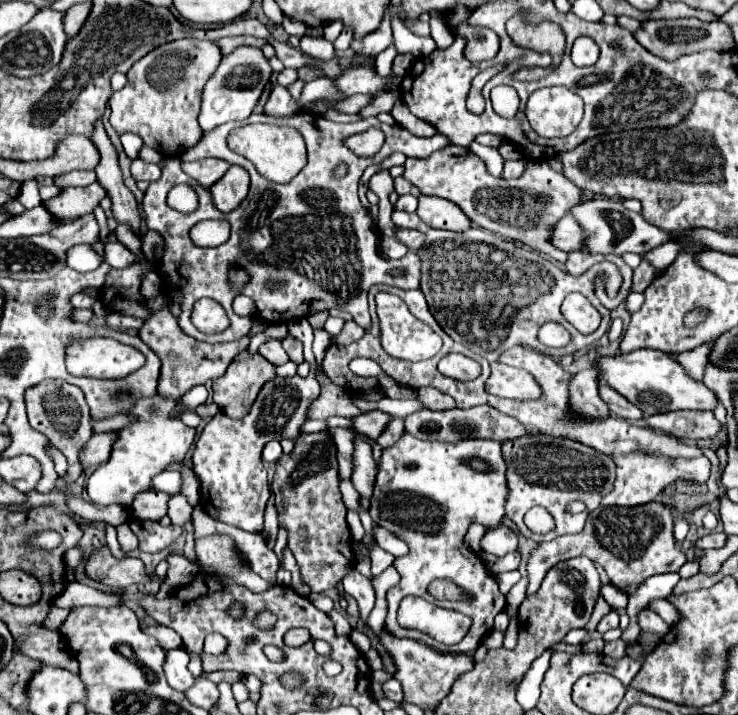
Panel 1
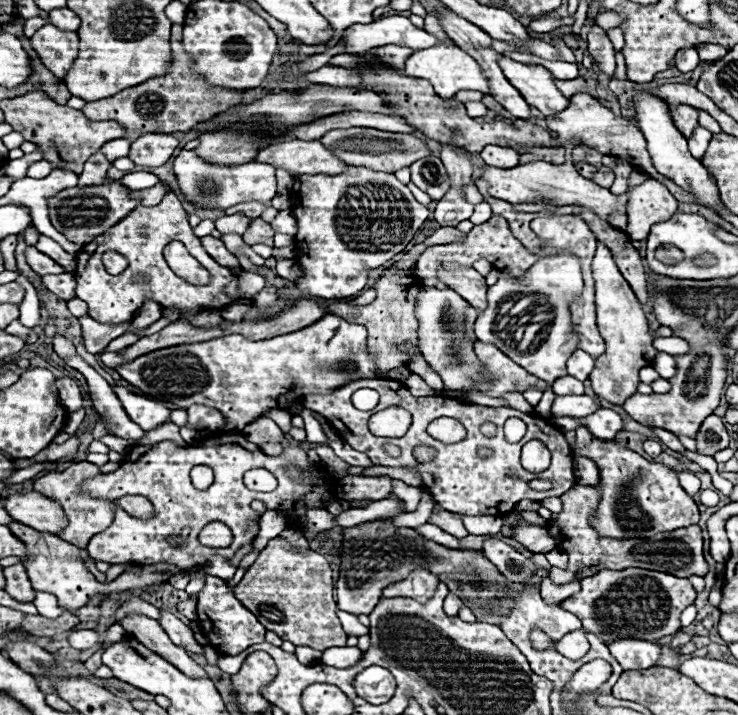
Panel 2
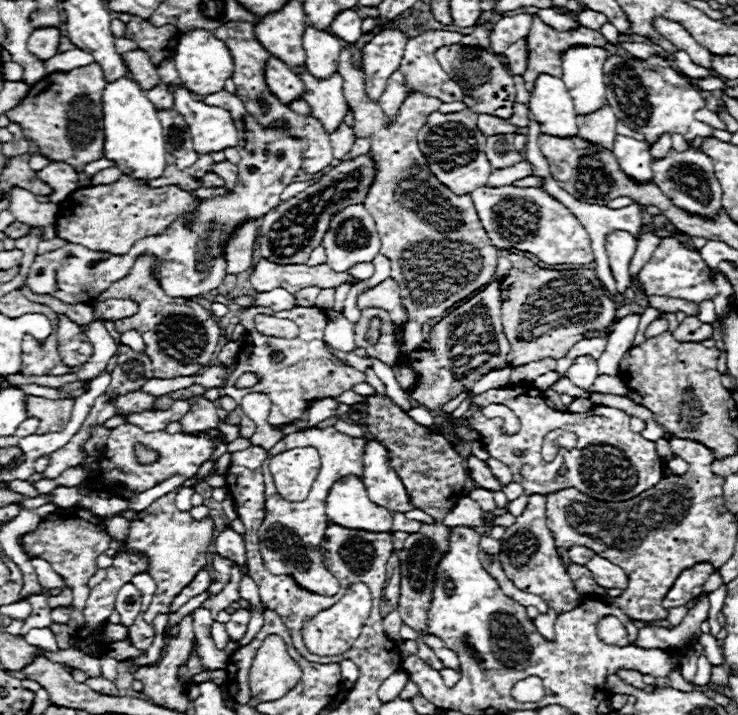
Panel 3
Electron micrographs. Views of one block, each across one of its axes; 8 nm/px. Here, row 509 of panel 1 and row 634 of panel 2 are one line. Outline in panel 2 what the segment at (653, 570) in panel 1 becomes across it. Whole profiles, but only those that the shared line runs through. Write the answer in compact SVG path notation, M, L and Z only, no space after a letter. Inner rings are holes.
M644 568L604 570L580 580L580 584L582 590L560 602L560 606L574 612L582 620L584 630L598 634L604 644L624 636L660 640L662 636L676 634L680 630L682 610L694 604L696 598L696 590L686 578Z

